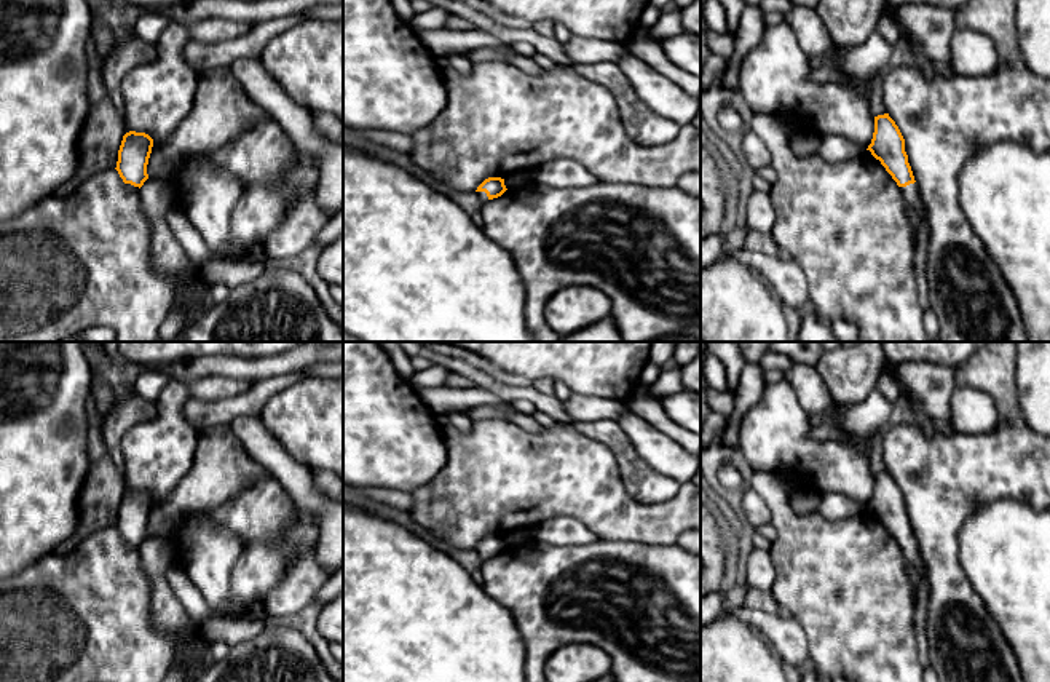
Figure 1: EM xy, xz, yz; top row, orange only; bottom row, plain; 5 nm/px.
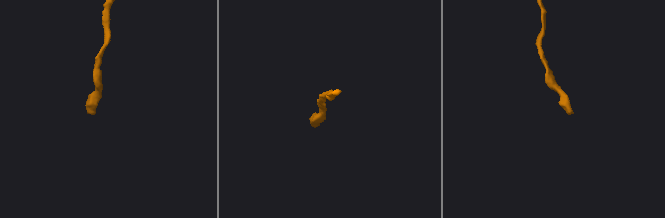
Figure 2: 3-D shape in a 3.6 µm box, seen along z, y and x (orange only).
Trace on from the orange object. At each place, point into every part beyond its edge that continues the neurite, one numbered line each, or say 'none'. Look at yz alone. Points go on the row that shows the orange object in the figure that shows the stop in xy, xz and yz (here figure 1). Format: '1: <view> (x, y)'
1: yz (911, 195)

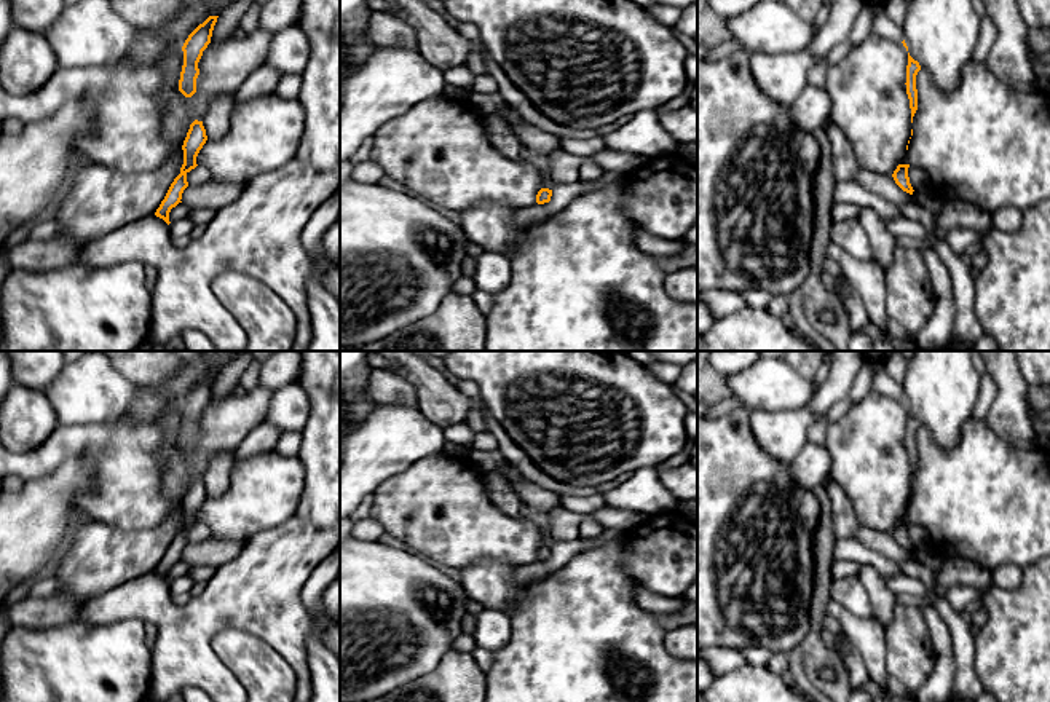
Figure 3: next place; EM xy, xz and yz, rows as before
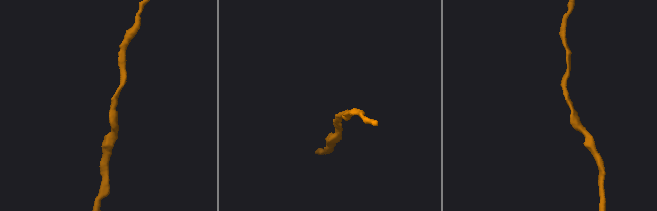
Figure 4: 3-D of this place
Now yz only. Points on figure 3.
none

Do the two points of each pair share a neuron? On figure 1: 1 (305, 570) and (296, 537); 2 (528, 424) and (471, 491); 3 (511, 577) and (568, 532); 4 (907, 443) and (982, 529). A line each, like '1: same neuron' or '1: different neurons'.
1: different neurons
2: different neurons
3: different neurons
4: different neurons

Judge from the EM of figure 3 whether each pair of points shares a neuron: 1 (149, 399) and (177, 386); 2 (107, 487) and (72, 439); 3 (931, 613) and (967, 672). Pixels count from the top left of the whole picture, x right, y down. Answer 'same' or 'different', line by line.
1: same
2: same
3: different

